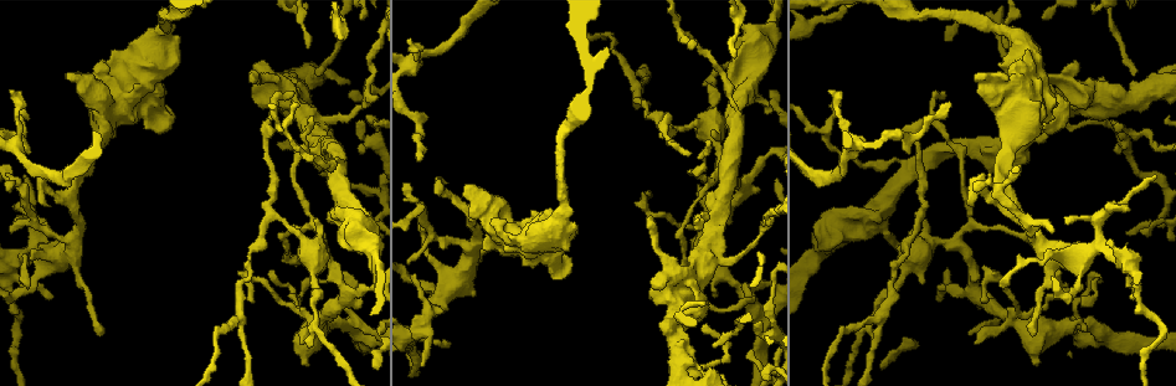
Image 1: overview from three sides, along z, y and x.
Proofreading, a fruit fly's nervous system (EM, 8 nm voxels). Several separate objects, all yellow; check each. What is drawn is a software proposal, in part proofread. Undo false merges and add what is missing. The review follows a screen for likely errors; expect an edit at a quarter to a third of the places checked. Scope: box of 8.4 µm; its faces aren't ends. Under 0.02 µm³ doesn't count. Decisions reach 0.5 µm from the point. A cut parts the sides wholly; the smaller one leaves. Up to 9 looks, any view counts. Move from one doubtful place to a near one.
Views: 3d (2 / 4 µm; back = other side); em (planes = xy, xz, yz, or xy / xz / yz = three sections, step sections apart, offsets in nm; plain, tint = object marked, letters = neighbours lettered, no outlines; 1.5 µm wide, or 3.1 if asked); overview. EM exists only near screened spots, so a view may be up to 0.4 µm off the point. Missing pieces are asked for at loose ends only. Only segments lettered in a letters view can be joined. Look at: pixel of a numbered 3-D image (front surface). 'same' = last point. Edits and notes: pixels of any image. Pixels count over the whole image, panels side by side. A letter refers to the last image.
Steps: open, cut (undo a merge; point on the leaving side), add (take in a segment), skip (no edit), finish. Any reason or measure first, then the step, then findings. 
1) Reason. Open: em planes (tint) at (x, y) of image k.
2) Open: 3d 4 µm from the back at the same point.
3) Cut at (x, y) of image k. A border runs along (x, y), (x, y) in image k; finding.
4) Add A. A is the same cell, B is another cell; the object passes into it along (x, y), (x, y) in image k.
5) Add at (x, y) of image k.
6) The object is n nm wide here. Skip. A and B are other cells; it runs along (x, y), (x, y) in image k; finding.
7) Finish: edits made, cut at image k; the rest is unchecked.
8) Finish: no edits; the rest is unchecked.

Four arms meet. Open: em planes (plain) at (75, 236) of image 1.

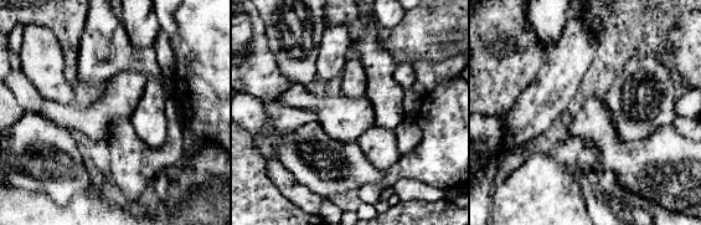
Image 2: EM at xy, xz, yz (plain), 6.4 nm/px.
See the neighbours. Open: em planes (letters) at the same point.

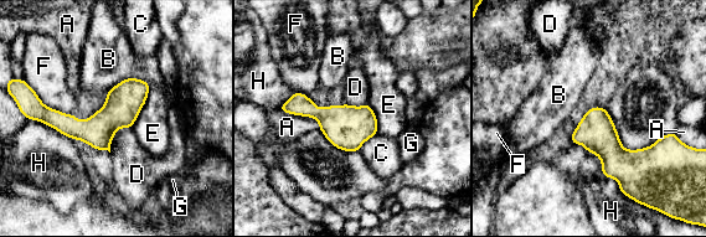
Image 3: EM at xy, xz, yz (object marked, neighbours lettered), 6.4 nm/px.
The object is 240 nm wide here. Skip. A, B, C, D, E, F, G and H are other cells; continuous, no second neuron.

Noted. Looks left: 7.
Thick end. Open: 3d 4 µm at (1078, 85) of image 1.

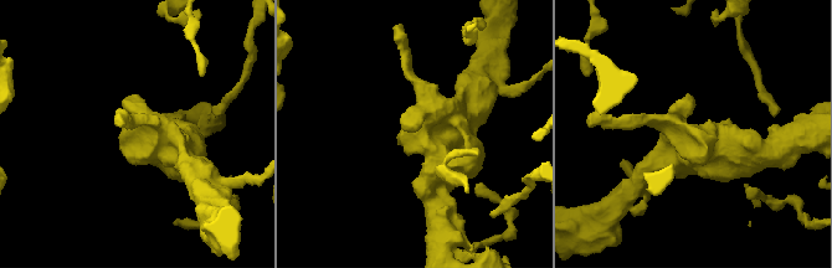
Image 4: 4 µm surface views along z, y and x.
Shape alone is not enough. Open: em yz step 4 (tint) at (122, 128) of image 4.

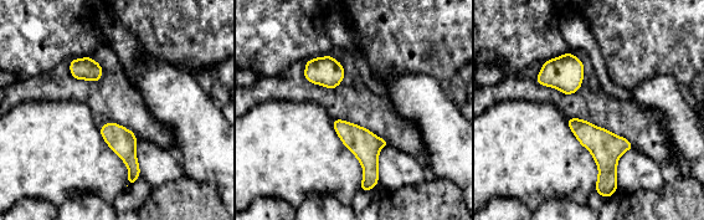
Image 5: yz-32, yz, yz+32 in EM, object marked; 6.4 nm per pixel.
Another direction. Open: em planes (letters) at the same point.

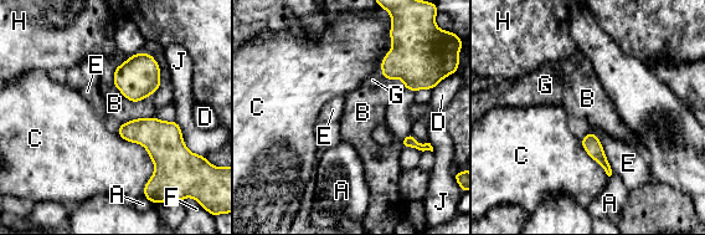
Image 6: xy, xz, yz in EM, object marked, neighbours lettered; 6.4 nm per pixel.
The longest contact is with C, 460 nm. Skip. A, B, C, D, E, F, G, H and J are other cells; a border runs along (113, 85), (135, 103) in image 6; no lettered segment goes on from it.

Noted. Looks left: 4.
Open: 3d 4 µm from the back at (711, 132) of image 1.

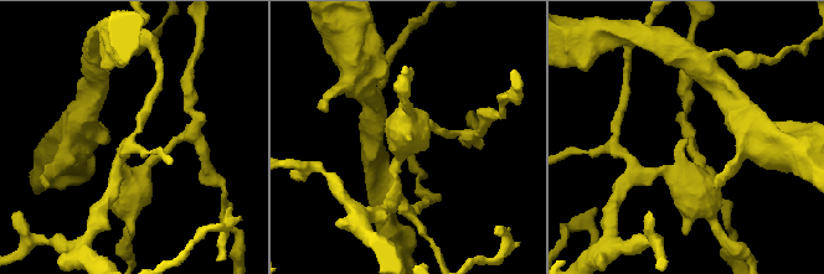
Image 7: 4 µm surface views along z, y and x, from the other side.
Now the EM. Open: em xy step 8 (letters) at (682, 141) of image 7.

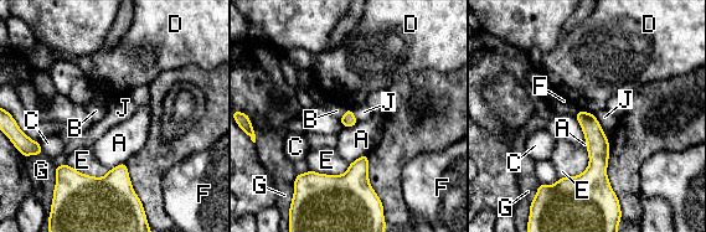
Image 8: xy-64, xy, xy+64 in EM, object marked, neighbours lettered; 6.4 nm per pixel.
Cut it another way. Open: em planes (letters) at the same point.

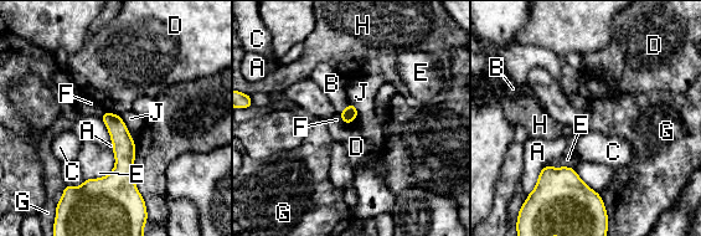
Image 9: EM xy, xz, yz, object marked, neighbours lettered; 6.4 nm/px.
Skip. A, B, C, D, E, F, G, H and J are other cells; a border runs along (104, 111), (119, 116) in image 9; none of them fits.

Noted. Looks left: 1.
Finish: no edits; the rest is unchecked.

